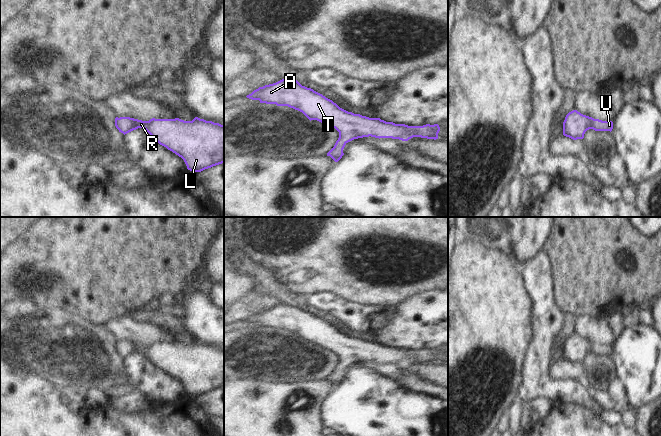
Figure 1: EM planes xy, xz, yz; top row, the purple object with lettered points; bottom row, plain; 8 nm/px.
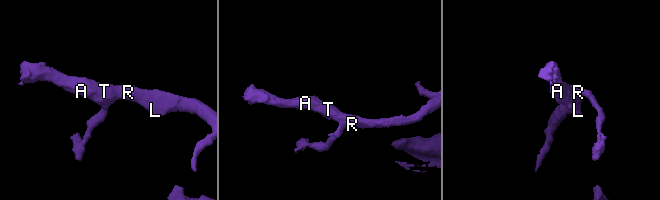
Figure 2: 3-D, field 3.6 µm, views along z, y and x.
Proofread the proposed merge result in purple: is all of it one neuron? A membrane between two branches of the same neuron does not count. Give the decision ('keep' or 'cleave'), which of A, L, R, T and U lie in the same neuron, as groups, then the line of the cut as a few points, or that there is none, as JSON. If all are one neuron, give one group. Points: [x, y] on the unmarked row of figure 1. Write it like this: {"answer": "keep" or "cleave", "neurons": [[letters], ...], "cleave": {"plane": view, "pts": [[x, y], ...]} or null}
{"answer": "keep", "neurons": [["A", "L", "R", "T", "U"]], "cleave": null}

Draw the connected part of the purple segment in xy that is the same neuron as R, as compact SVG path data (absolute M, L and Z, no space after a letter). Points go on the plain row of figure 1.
M116 341L115 350L124 359L138 352L145 353L160 369L181 381L187 393L201 396L224 387L224 349L195 341L192 345L175 343L155 343L142 345L130 341Z

